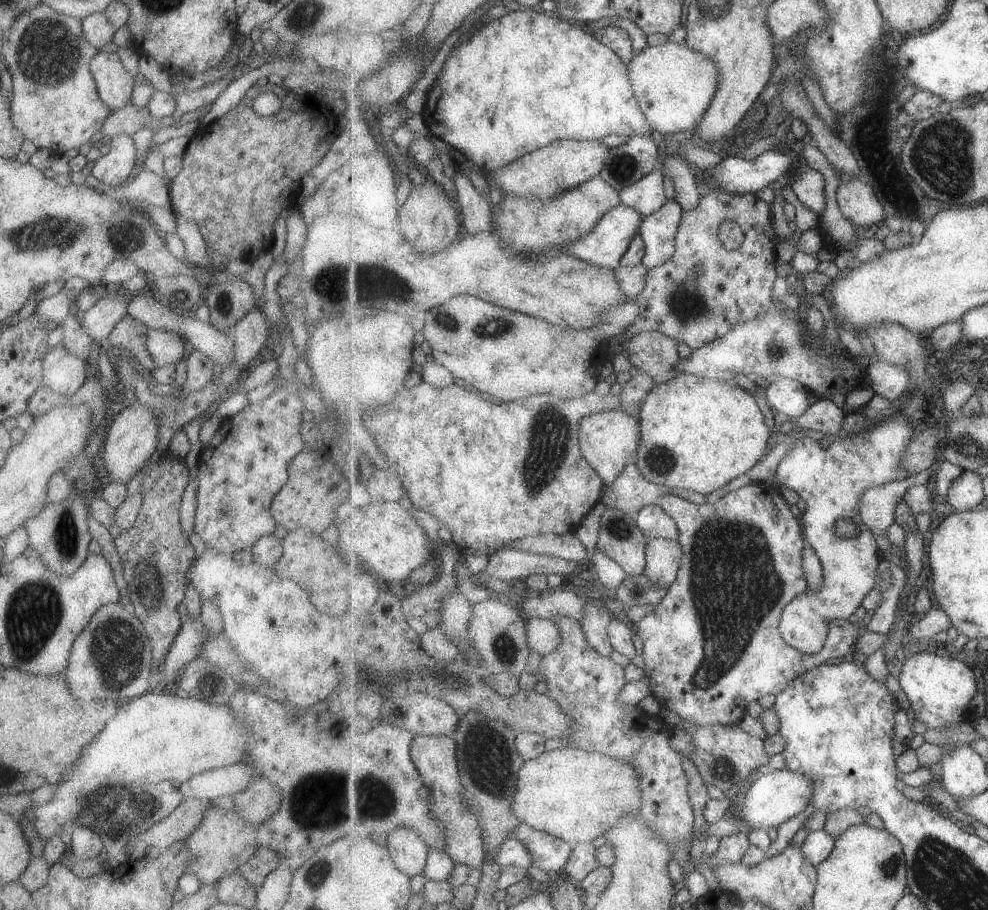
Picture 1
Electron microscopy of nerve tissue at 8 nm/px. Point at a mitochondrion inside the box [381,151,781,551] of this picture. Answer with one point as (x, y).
(548, 446)

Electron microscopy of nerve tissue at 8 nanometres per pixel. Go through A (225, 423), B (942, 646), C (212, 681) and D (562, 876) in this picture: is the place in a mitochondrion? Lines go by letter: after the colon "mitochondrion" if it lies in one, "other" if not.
A: other
B: other
C: other
D: other

